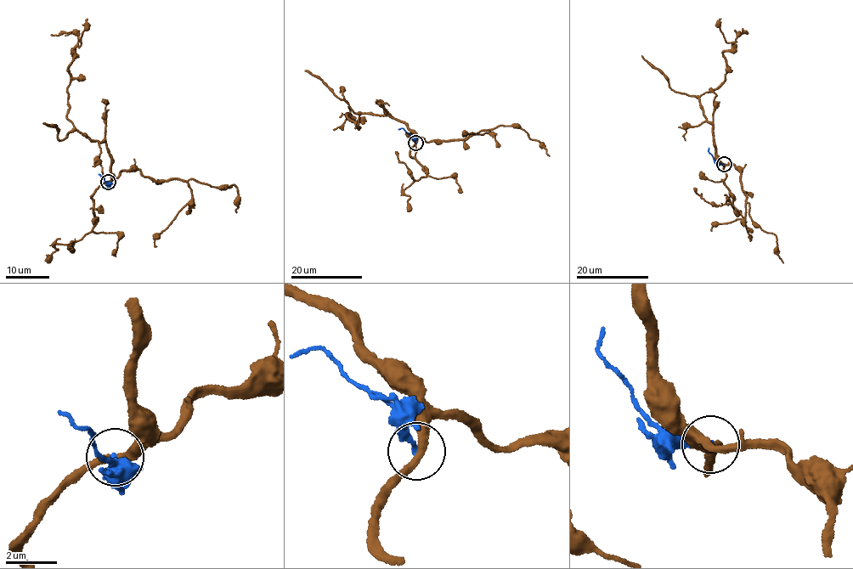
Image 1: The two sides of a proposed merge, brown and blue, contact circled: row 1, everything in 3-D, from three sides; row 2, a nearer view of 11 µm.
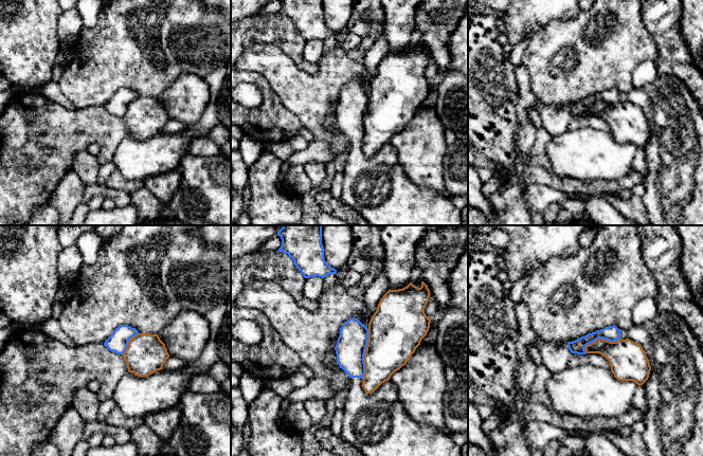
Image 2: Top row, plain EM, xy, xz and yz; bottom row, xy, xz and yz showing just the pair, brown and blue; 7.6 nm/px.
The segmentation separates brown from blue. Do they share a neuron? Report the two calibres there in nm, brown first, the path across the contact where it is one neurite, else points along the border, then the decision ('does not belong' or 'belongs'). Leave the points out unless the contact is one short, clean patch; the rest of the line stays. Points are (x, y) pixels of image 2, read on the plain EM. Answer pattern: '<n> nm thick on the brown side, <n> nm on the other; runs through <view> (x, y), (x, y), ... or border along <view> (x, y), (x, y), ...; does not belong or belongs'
380 nm thick on the brown side, 220 nm on the other; border along xz (368, 92), (362, 142); does not belong

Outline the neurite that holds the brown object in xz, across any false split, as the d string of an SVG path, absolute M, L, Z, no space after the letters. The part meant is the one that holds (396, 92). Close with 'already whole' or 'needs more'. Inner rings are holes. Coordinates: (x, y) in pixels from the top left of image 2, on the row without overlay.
M421 44L418 51L410 45L398 53L389 53L378 67L377 74L368 87L368 104L364 117L365 136L362 150L367 157L374 156L391 139L407 127L421 103L427 98L431 81L425 76L430 53Z; already whole

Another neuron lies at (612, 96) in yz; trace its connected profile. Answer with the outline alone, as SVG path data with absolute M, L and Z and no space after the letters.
M659 75L651 84L626 94L609 89L569 105L567 109L572 116L585 117L585 109L598 102L629 102L643 110L649 123L650 138L643 147L647 176L642 200L650 223L703 225L703 112L687 86L675 76Z

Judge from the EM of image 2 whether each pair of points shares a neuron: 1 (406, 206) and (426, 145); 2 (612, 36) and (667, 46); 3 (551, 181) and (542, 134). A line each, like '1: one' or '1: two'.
1: two
2: two
3: one

